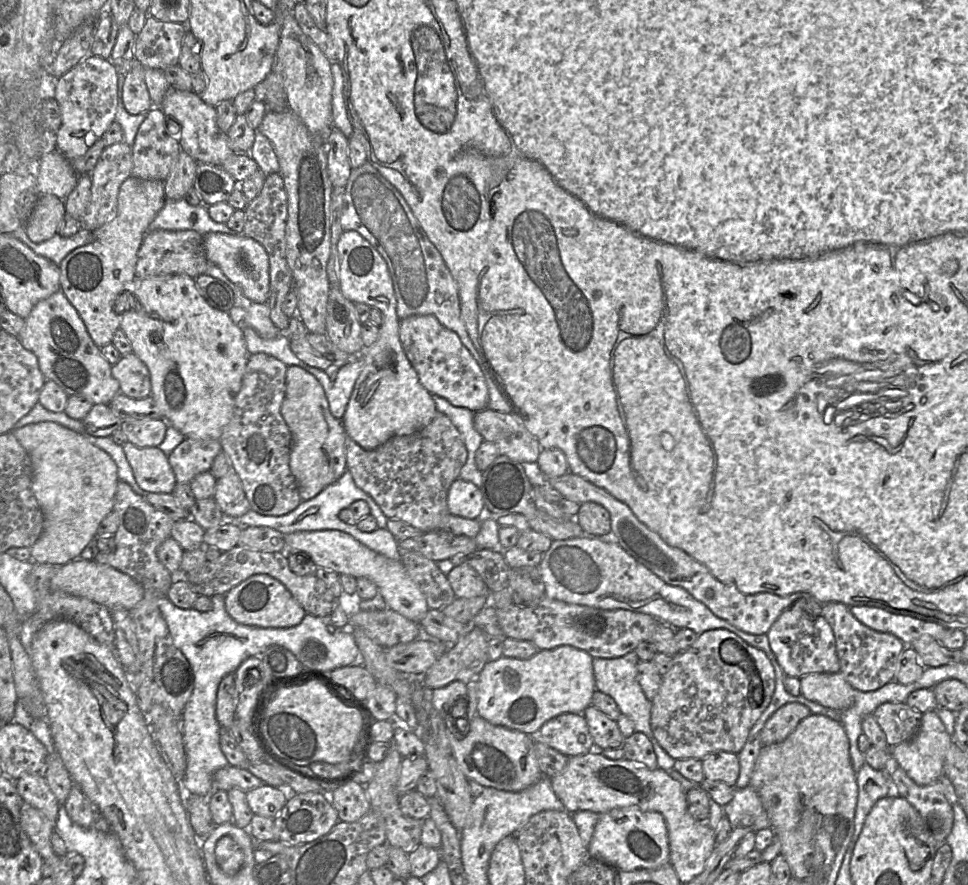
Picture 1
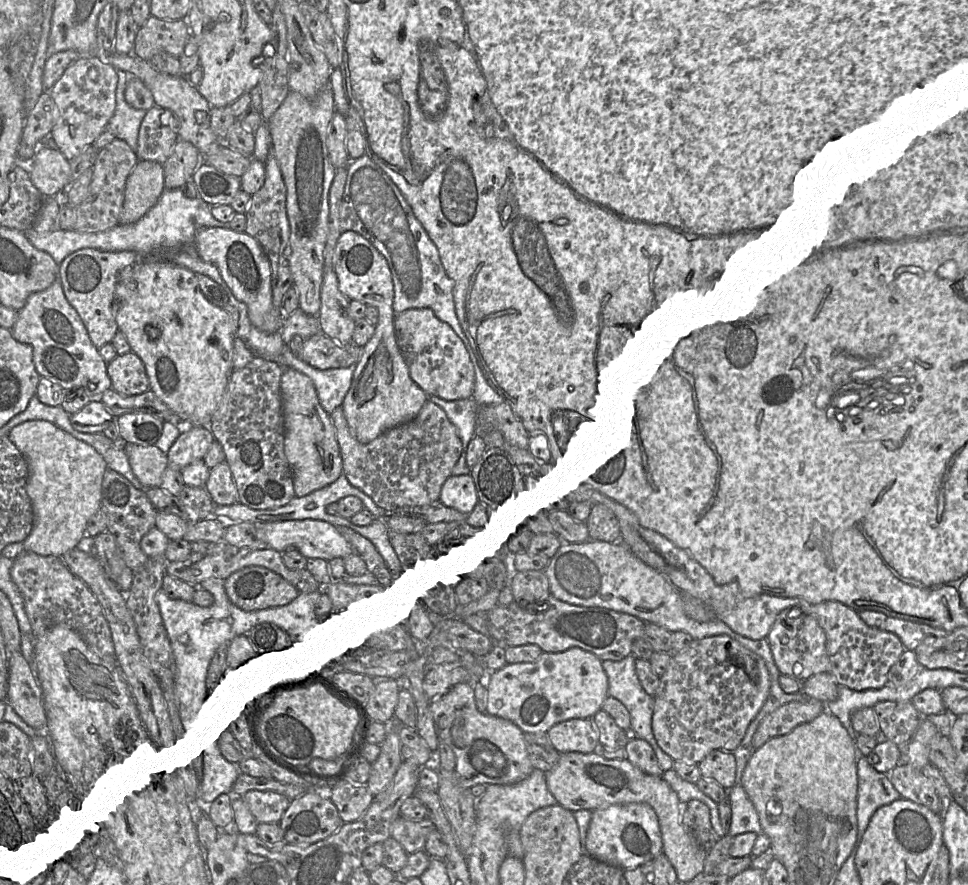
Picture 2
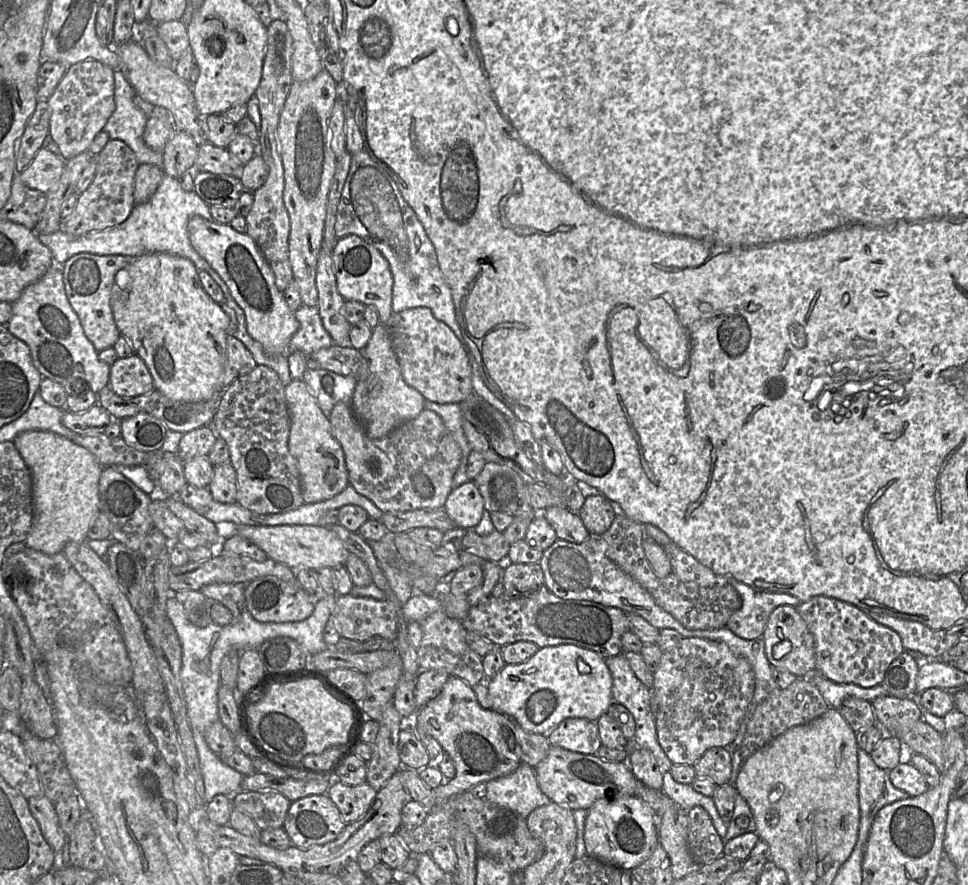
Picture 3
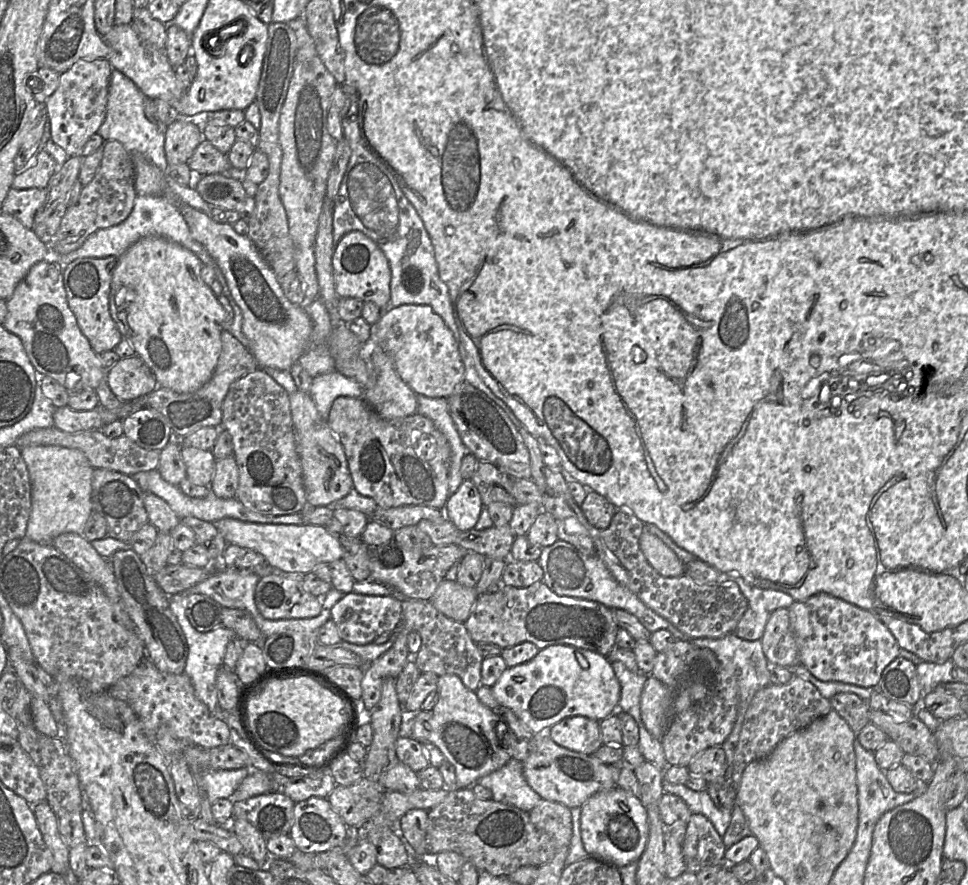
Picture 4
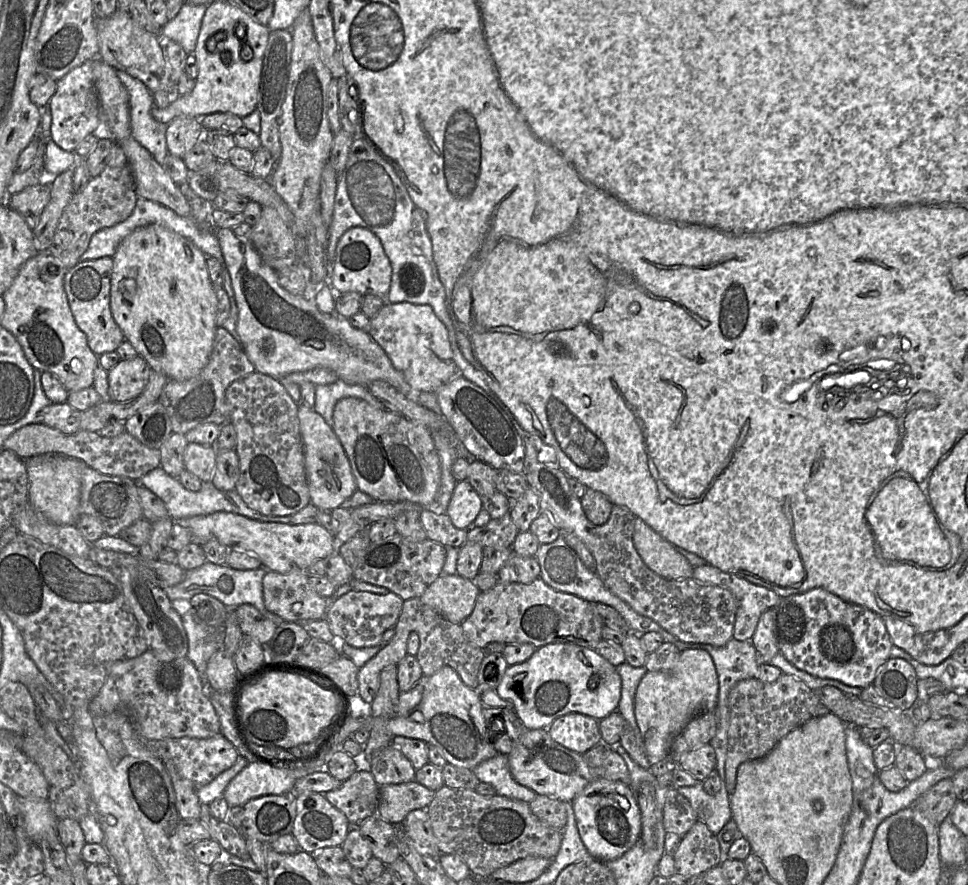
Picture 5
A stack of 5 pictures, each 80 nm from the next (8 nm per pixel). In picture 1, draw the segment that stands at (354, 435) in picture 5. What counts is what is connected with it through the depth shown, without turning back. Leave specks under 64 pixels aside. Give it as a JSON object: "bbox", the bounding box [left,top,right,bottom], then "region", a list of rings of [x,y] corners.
{"bbox":[346,410,467,533],"region":[[[436,410],[433,420],[422,429],[407,436],[395,436],[374,450],[364,450],[346,436],[347,469],[357,487],[367,493],[388,518],[395,518],[416,527],[424,533],[440,530],[440,521],[448,513],[447,494],[451,484],[459,478],[467,460],[467,449],[462,435],[450,419]]]}

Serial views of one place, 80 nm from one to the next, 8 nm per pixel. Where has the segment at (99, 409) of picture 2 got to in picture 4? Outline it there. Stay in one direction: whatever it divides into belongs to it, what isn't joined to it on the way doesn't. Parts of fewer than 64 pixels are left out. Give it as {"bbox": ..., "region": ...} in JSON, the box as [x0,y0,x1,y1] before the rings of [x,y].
{"bbox":[54,405,104,433],"region":[[[68,405],[55,409],[54,427],[66,433],[78,433],[87,430],[102,430],[104,423],[98,410],[75,411]]]}

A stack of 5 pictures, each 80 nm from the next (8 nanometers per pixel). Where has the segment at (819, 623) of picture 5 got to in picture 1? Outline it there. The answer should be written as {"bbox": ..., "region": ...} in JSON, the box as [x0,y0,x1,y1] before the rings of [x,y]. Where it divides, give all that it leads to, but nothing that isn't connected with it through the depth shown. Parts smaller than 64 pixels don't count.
{"bbox":[821,603,906,691],"region":[[[824,603],[821,616],[829,623],[835,636],[839,672],[855,690],[874,691],[894,680],[897,659],[906,647],[899,638],[865,626],[843,603]]]}

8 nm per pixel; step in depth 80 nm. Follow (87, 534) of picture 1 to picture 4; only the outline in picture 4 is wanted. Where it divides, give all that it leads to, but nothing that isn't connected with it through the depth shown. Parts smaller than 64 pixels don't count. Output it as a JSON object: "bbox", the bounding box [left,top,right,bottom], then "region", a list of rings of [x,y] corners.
{"bbox":[21,446,94,545],"region":[[[26,446],[21,448],[31,482],[31,512],[26,538],[42,545],[52,545],[52,541],[63,533],[83,534],[84,526],[93,512],[91,501],[94,468],[87,457],[78,449],[61,446]]]}

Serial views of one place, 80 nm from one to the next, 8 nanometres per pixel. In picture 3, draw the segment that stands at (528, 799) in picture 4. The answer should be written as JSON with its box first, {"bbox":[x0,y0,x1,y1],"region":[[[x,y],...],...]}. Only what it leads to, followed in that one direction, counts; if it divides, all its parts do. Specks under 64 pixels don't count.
{"bbox":[486,762,552,819],"region":[[[524,762],[511,774],[486,782],[486,788],[486,800],[525,819],[536,808],[552,802],[541,791],[535,768]]]}

